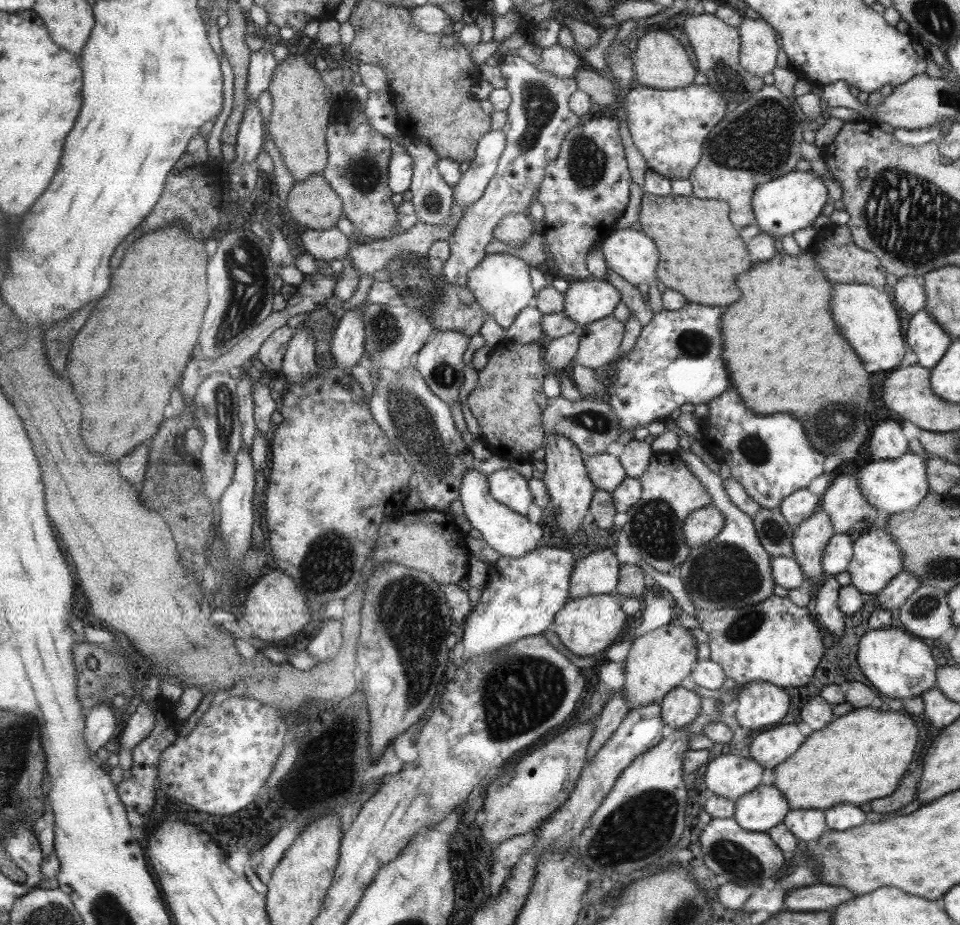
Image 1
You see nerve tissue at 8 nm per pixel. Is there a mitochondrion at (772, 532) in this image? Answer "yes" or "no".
yes

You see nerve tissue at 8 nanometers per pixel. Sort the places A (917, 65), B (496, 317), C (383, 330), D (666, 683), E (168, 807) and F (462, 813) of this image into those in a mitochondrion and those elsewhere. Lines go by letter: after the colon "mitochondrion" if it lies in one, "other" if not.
A: other
B: other
C: mitochondrion
D: other
E: other
F: other

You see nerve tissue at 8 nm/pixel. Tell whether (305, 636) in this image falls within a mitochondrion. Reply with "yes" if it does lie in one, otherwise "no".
no

